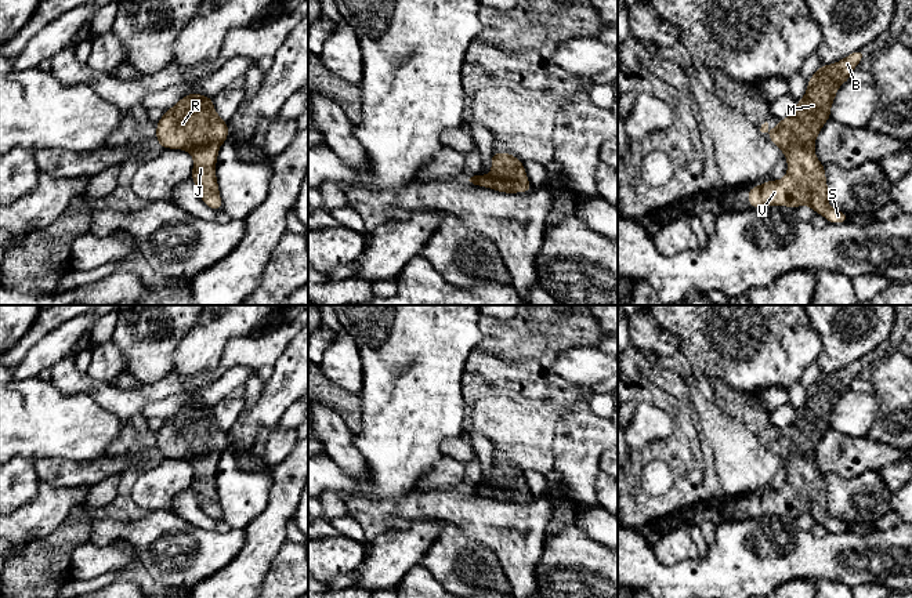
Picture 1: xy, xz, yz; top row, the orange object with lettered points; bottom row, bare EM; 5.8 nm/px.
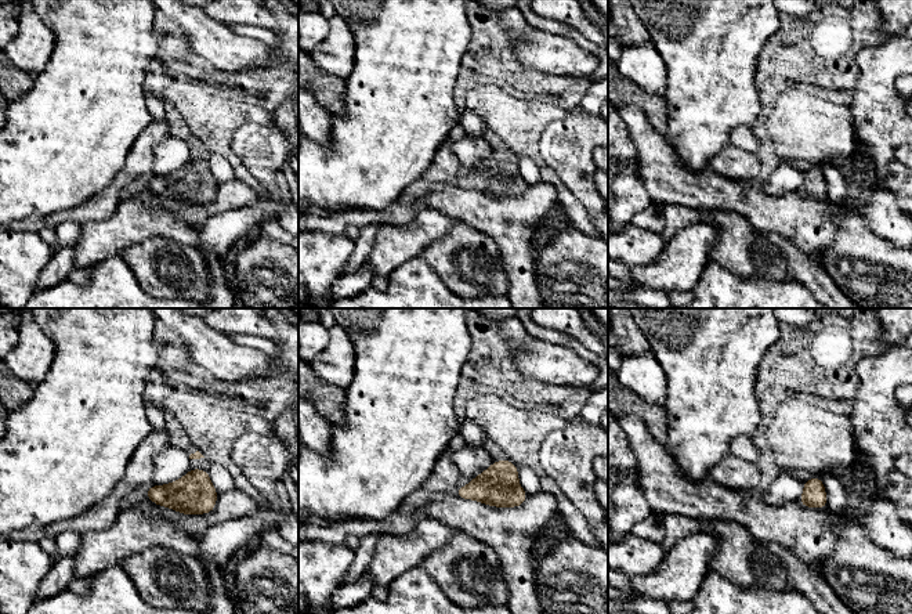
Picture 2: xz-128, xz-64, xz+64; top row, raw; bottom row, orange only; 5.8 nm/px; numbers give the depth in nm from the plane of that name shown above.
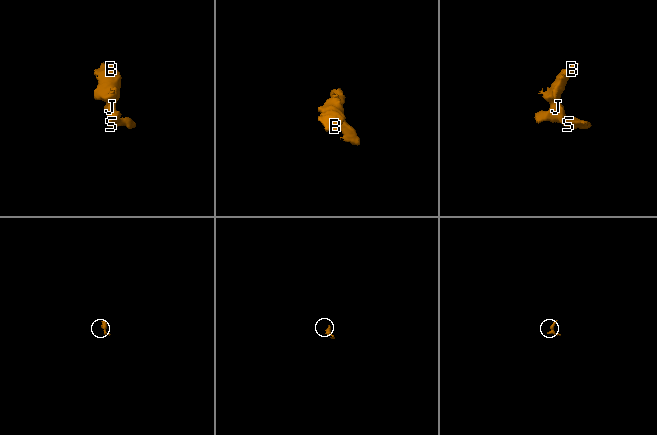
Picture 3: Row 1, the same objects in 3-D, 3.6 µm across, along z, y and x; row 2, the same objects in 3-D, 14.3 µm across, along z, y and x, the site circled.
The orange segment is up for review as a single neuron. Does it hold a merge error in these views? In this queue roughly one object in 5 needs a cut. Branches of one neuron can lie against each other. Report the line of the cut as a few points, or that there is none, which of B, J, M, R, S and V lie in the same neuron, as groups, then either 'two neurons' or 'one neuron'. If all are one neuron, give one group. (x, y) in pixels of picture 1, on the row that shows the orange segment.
no cut | B J M R S V | one neuron

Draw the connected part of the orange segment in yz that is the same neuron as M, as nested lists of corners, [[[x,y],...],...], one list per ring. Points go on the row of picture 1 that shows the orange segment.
[[[859,48],[844,57],[836,64],[822,64],[822,66],[808,79],[807,91],[801,99],[797,99],[796,109],[788,117],[779,120],[778,126],[770,133],[768,123],[761,124],[760,131],[768,134],[768,141],[777,145],[785,155],[788,162],[788,173],[779,180],[770,180],[759,186],[748,189],[750,209],[766,206],[785,206],[797,209],[799,206],[810,206],[815,214],[826,218],[828,224],[843,224],[850,215],[832,209],[828,203],[828,182],[825,166],[815,156],[815,138],[824,124],[830,119],[830,108],[837,94],[837,88],[851,79],[851,72],[865,58],[865,50]]]

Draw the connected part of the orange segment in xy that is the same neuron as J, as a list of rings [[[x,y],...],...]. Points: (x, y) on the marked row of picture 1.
[[[199,93],[184,95],[163,112],[156,123],[156,141],[160,148],[181,149],[192,155],[191,178],[200,200],[214,211],[222,209],[216,163],[218,148],[227,141],[228,134],[228,123],[217,115],[213,97]]]

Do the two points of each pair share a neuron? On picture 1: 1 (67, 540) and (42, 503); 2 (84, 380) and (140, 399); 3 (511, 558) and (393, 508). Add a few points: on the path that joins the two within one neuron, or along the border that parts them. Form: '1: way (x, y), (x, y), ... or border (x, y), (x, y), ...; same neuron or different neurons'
1: border (82, 506), (75, 506), (49, 535), (28, 542); different neurons
2: way (98, 390), (115, 399), (126, 399); same neuron
3: way (485, 528), (460, 507), (423, 507); same neuron

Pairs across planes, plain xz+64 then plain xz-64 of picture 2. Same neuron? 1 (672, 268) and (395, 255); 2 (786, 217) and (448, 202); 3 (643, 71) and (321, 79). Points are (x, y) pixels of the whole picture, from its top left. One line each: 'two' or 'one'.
1: one
2: one
3: two

